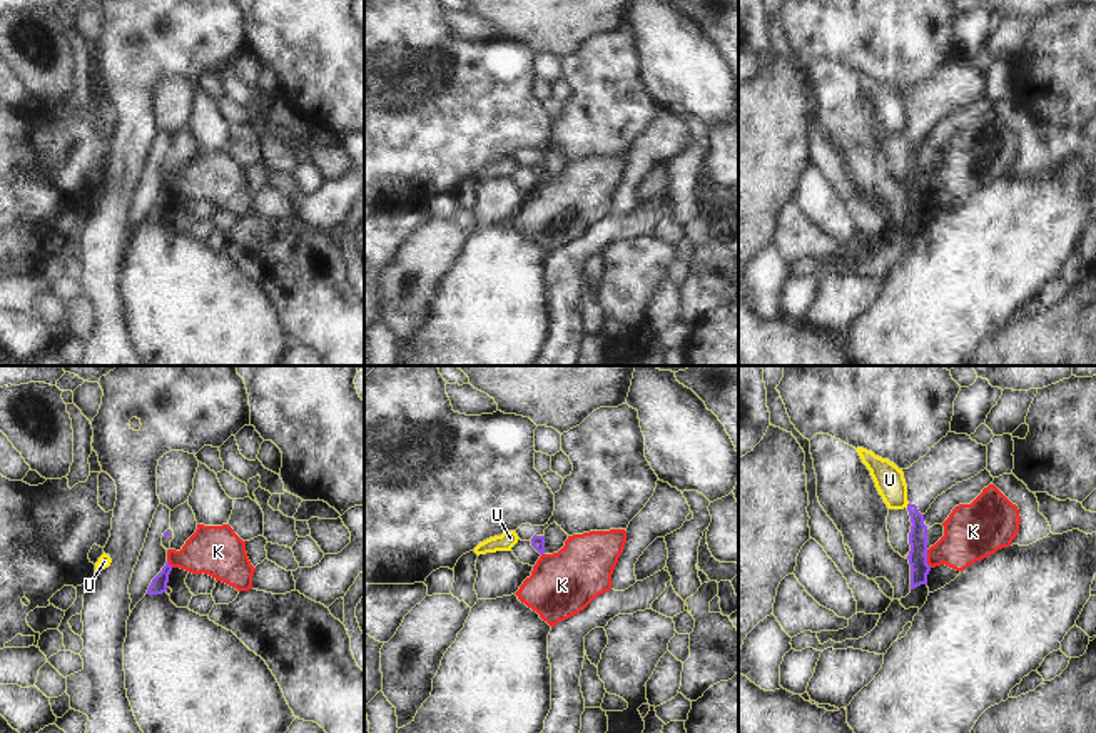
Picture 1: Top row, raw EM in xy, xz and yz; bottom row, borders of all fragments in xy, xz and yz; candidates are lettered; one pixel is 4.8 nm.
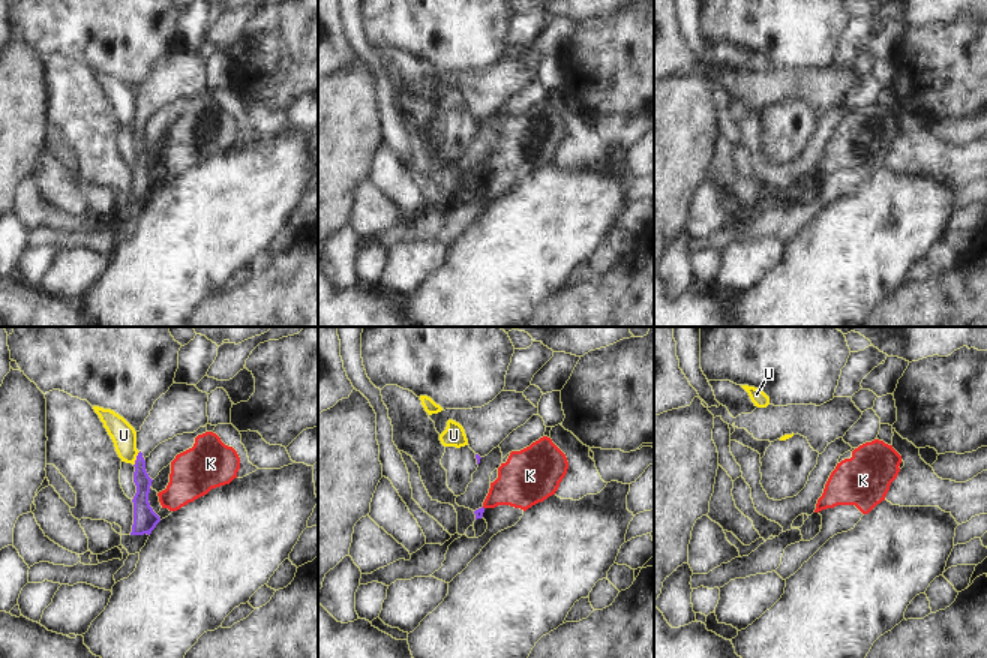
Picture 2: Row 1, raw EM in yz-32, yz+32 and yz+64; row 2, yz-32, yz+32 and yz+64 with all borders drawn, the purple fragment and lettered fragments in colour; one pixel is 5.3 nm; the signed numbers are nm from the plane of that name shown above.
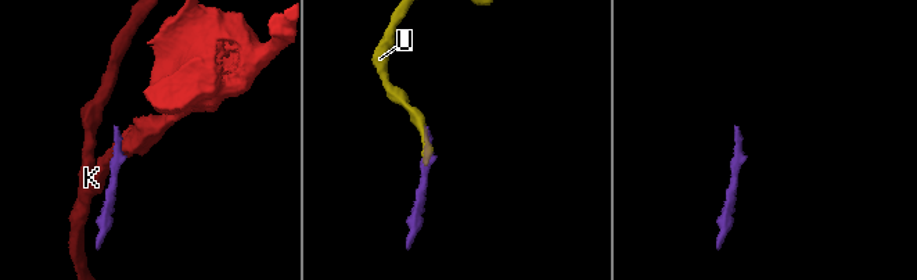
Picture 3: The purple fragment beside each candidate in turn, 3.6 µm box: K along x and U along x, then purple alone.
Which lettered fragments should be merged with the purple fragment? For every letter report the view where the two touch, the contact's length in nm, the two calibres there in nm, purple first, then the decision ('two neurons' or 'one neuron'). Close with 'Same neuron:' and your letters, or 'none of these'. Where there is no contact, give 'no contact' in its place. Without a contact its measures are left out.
K: contact in yz; length 90 nm; calibres 100 and 280 nm; two neurons
U: contact in yz; length 30 nm; calibres 100 and 140 nm; two neurons
Same neuron: none of these

